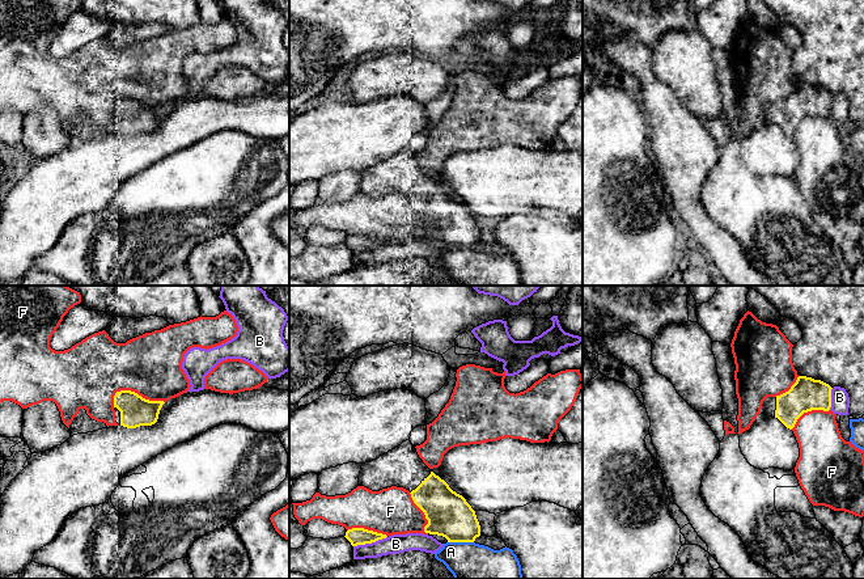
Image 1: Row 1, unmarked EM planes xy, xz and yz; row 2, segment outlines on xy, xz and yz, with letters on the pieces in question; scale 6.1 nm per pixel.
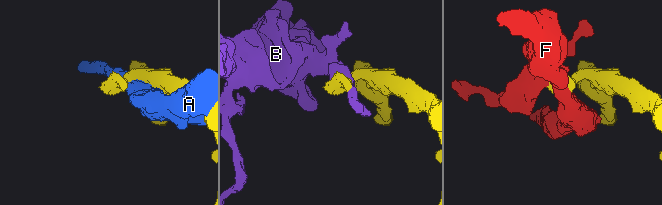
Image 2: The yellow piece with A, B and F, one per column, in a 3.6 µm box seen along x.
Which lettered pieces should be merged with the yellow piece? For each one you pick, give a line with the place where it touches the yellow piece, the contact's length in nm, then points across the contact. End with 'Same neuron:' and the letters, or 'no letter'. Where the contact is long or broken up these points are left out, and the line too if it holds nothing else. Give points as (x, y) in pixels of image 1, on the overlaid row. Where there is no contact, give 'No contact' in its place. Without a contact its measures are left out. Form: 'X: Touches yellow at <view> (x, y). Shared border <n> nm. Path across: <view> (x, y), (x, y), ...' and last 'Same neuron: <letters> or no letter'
Same neuron: no letter

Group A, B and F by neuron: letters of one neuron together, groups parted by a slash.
A / B / F

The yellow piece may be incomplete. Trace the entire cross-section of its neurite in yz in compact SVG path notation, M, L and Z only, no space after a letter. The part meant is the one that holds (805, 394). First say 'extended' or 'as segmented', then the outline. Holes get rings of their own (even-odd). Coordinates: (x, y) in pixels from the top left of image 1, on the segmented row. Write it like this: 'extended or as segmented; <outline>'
extended; M799 376L788 392L767 397L762 403L761 414L778 418L787 428L792 430L804 413L830 410L831 389L821 380Z

